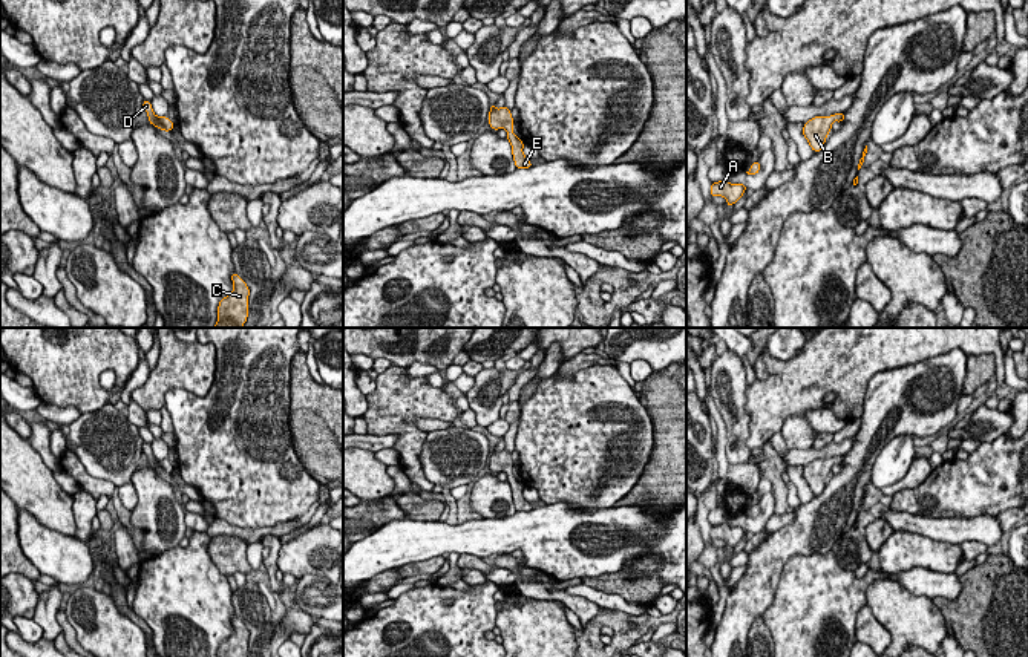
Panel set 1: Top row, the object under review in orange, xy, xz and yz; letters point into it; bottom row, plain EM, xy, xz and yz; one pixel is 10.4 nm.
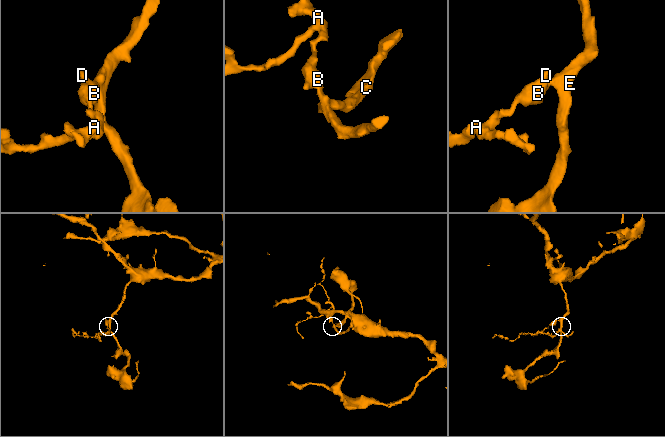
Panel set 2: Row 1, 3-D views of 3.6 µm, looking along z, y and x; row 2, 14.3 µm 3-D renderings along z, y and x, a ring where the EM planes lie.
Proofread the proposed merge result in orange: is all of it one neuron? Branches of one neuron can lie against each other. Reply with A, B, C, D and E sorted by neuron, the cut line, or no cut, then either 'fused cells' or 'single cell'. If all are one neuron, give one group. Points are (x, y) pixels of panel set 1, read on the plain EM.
A B C D E | no cut | single cell

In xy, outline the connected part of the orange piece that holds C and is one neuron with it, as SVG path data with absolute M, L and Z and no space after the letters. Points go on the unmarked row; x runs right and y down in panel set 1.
M236 616L231 617L231 623L234 631L219 645L218 657L248 657L250 632Z

